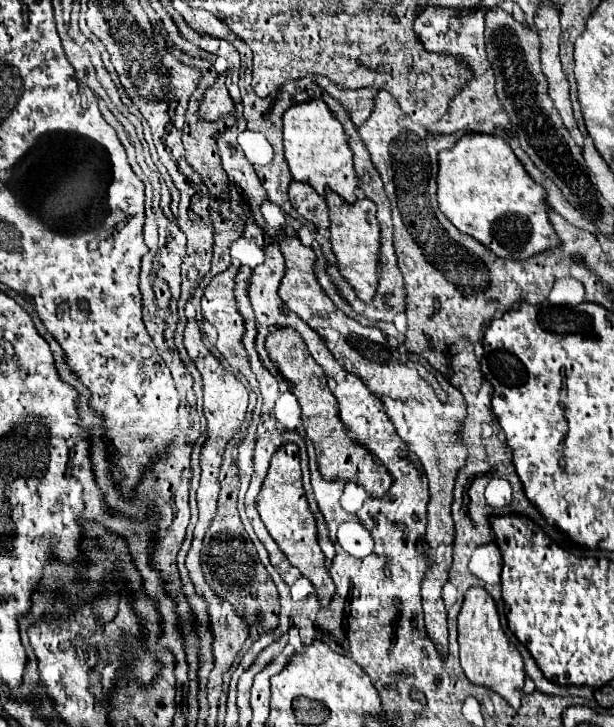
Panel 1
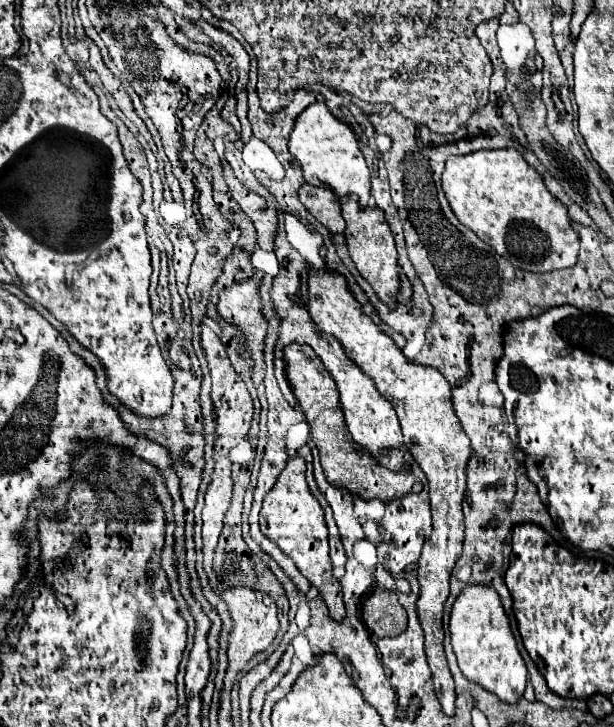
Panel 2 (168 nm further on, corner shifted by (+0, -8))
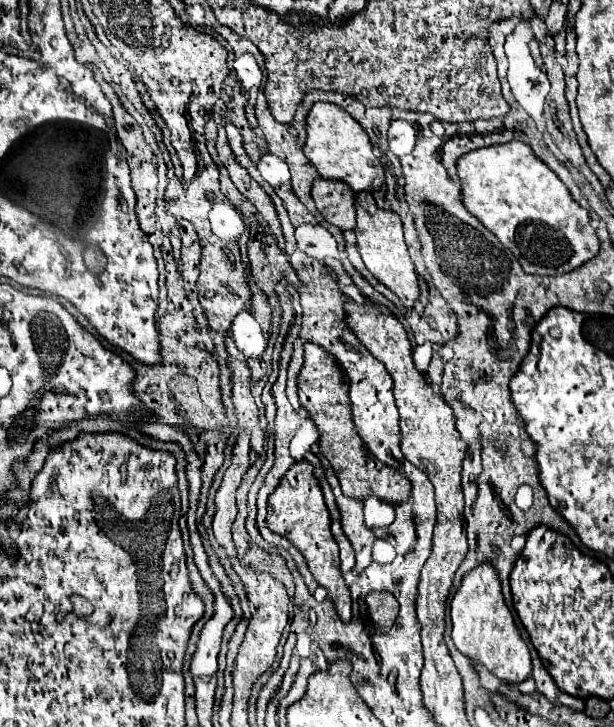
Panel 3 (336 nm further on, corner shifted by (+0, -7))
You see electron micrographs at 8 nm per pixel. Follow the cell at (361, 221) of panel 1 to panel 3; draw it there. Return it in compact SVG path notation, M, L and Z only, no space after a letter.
M359 192L357 194L357 248L359 254L367 266L367 270L389 290L393 290L407 310L413 308L413 304L419 300L419 282L417 272L413 266L413 260L409 258L407 244L403 238L403 224L401 218L393 210L383 210L377 206L371 192Z

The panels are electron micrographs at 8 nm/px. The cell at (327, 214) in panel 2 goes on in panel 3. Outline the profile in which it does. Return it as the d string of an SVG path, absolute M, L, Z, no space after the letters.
M317 178L311 194L329 224L341 230L355 230L355 192L345 182Z

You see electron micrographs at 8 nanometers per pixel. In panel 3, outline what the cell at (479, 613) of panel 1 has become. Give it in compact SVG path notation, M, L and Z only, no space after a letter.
M485 562L467 572L451 602L453 640L455 646L471 660L483 664L501 682L517 686L531 674L531 656L527 644L521 640L521 632L513 622L513 616L501 594L501 582L497 570Z

